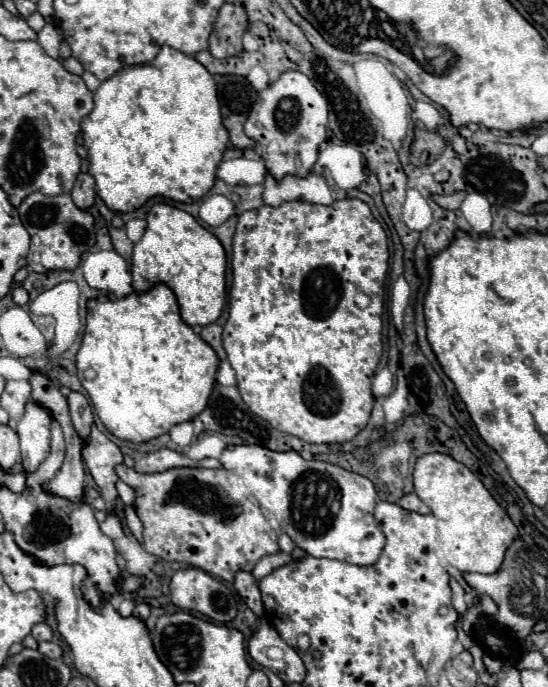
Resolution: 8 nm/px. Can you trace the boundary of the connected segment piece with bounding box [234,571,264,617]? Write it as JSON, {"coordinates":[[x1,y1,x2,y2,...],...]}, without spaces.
{"coordinates":[[238,571,236,579,234,579,234,587,240,593,240,597,246,601,246,605,258,615,264,615,264,603,260,599,260,589,258,589,258,581,254,579,252,573,246,571]]}

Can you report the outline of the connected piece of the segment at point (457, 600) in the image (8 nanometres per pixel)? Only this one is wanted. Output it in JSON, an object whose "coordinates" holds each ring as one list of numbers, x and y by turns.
{"coordinates":[[452,577,450,579,450,587,452,587,452,605,454,605,454,609,460,613,460,615,464,615,466,611,468,611,468,605,466,605,466,601,464,601,464,589,460,587,460,583]]}

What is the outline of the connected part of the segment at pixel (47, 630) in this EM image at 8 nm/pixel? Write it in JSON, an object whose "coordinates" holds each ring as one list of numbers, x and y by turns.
{"coordinates":[[38,623,34,629,32,629,32,637,40,643,40,641,52,641,52,627,46,625,46,623]]}

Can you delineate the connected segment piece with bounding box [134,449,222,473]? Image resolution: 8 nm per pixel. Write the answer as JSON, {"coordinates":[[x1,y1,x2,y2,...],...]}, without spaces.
{"coordinates":[[158,449,154,453,142,455,134,469,138,473,158,473,158,471,166,471,166,469,174,469,174,467,188,467,188,465,196,465,196,467,222,467,218,459,204,459,204,461,192,461,186,455,172,451,172,449]]}

